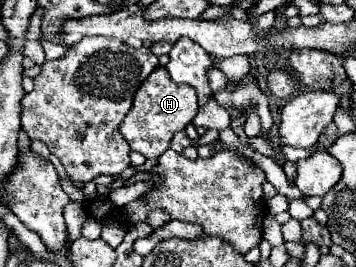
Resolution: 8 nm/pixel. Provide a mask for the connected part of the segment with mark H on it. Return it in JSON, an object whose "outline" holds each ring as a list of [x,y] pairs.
{"outline":[[[156,67],[150,77],[140,85],[134,95],[134,105],[120,125],[122,137],[128,141],[132,151],[142,153],[146,159],[156,159],[170,147],[174,133],[182,131],[198,113],[198,99],[194,87],[186,83],[174,83],[166,67]]]}

